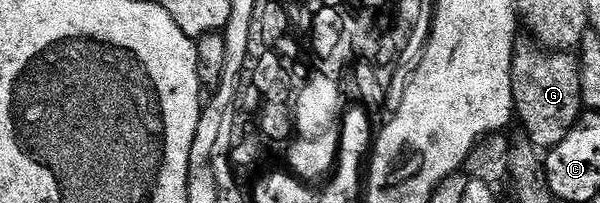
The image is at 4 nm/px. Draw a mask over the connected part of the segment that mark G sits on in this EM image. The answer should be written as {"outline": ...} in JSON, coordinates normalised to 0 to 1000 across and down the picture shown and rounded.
{"outline":[[[863,232],[855,261],[855,527],[867,626],[897,739],[923,729],[958,621],[972,547],[965,443],[965,296],[942,246]]]}

